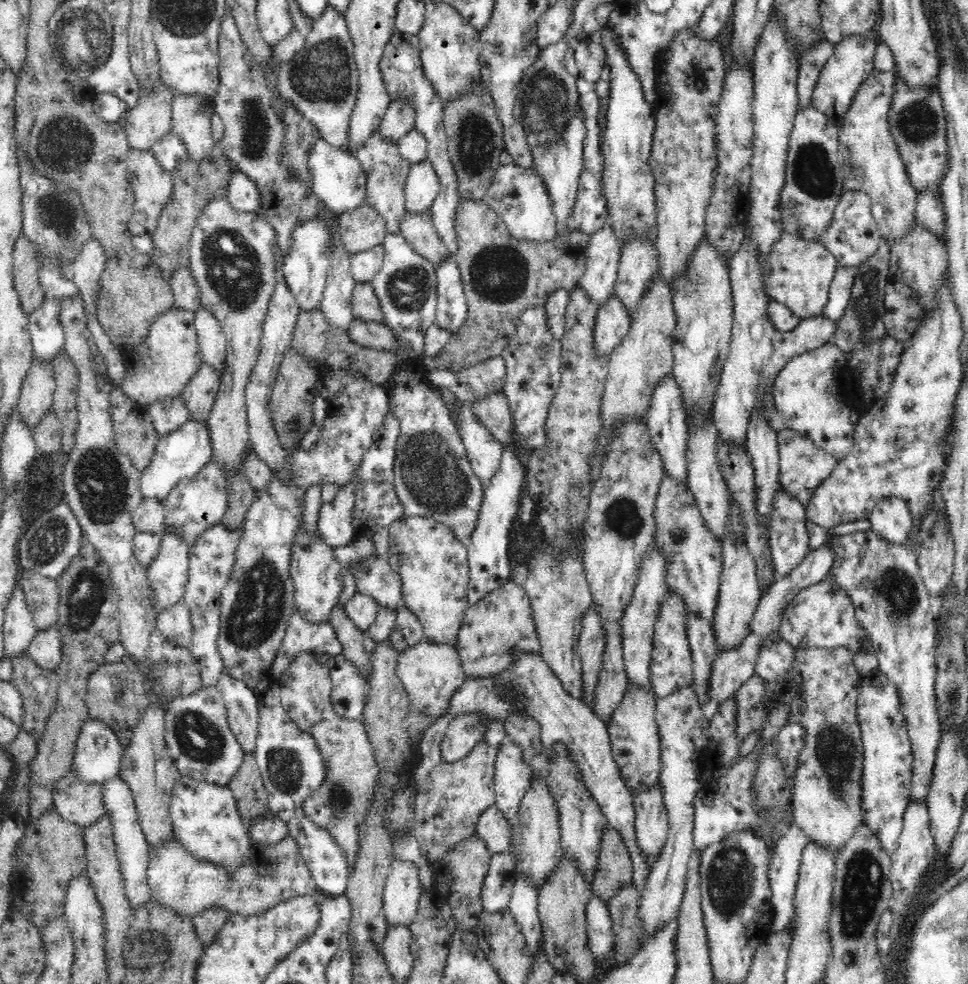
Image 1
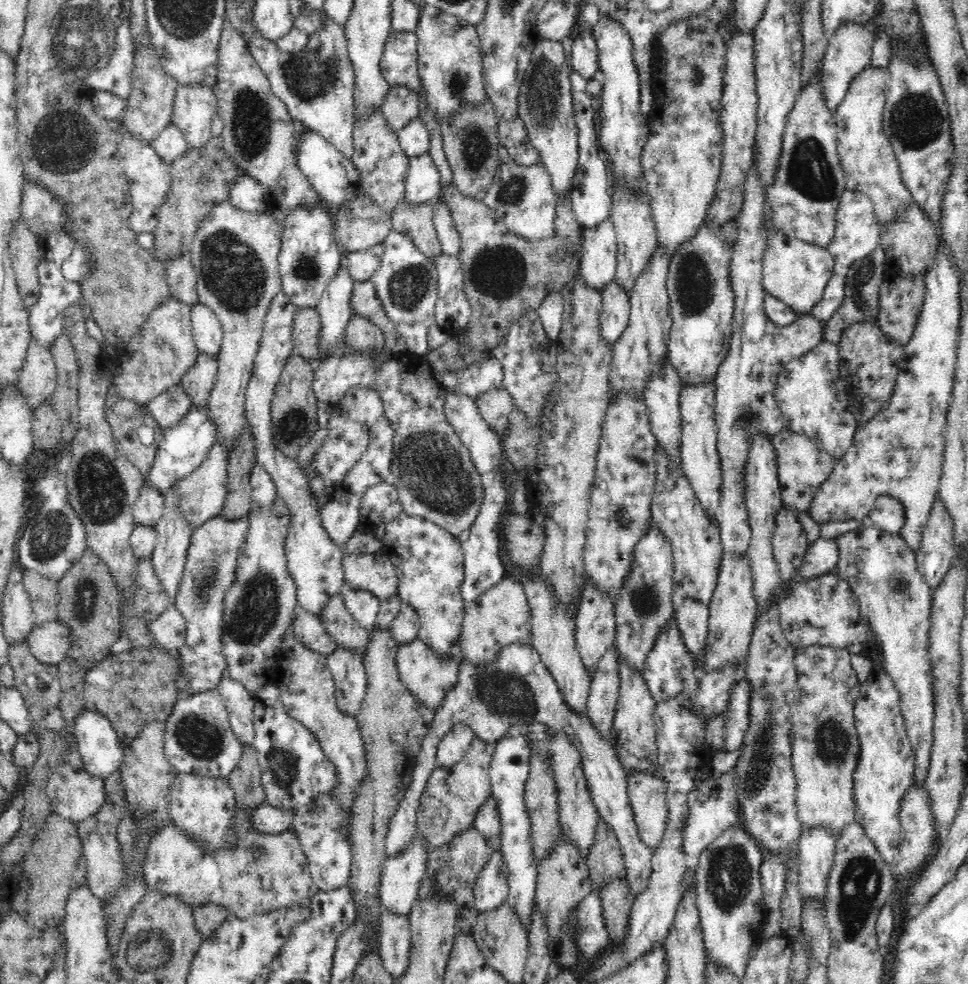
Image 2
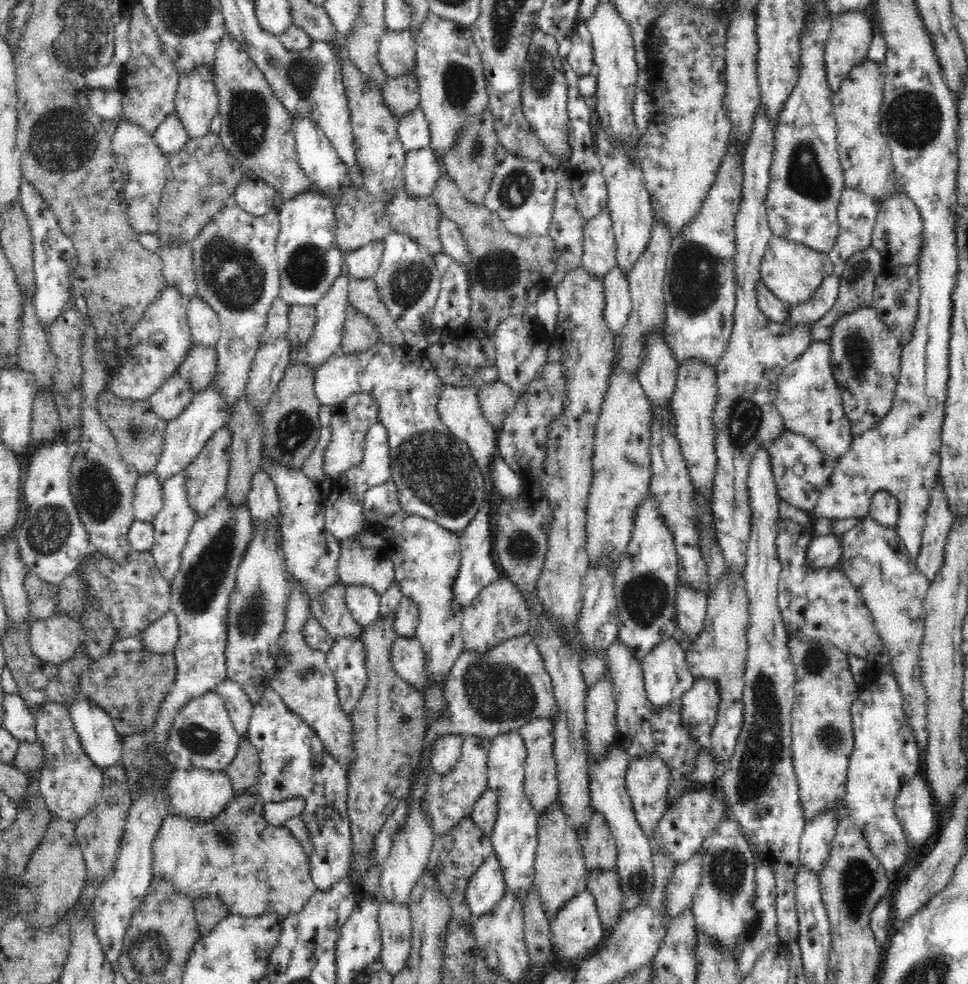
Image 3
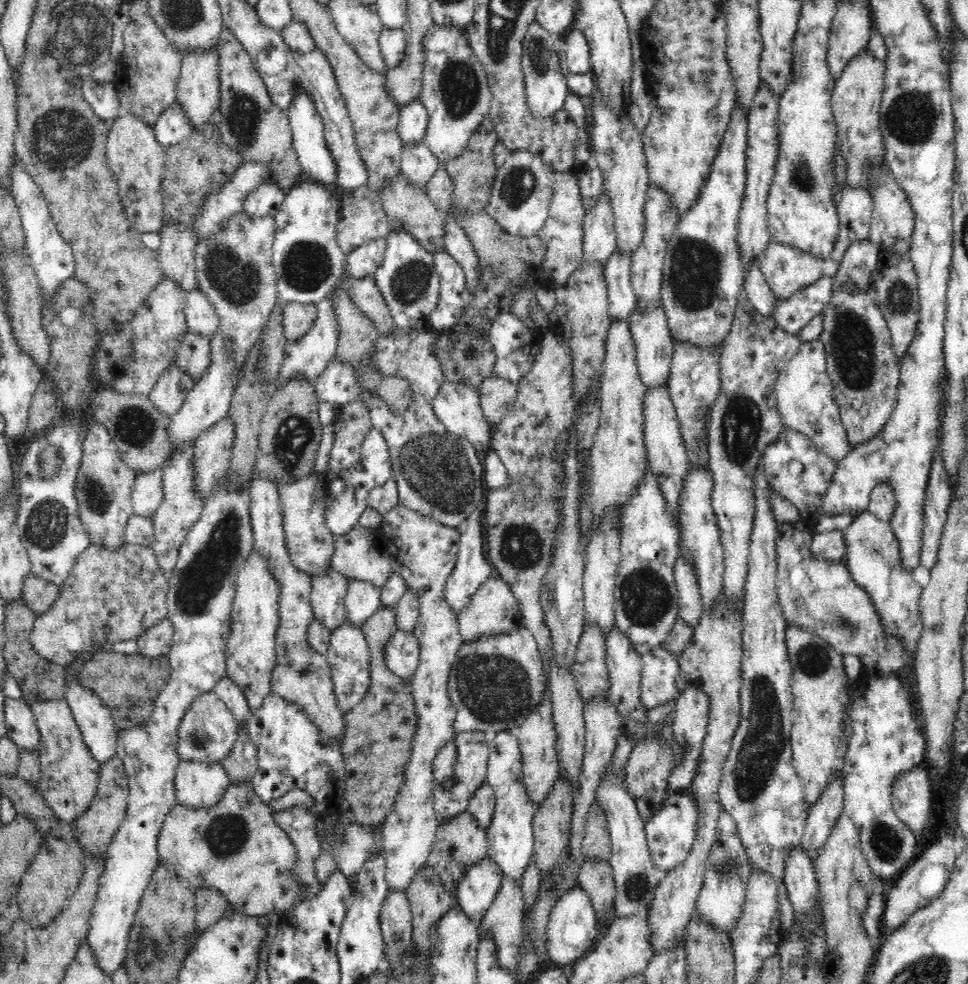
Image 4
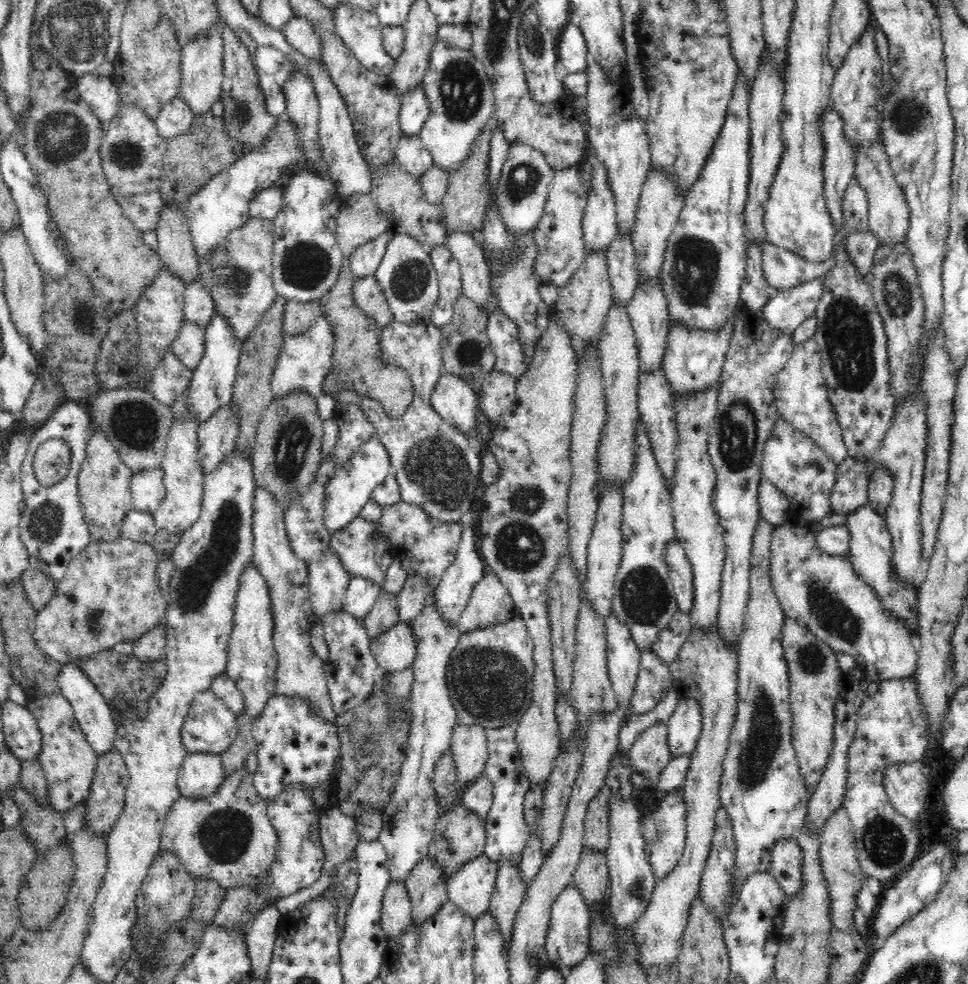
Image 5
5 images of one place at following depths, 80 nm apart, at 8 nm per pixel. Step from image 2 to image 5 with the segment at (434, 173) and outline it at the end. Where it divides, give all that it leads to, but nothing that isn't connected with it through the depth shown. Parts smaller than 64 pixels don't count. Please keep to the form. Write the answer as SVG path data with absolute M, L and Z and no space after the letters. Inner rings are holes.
M403 134L396 147L395 158L404 171L418 180L434 164L432 155L421 144L419 135Z

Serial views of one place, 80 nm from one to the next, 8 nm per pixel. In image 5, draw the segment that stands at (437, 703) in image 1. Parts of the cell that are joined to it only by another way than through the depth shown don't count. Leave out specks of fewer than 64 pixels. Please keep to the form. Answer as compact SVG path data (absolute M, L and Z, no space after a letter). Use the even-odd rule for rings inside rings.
M397 622L388 630L381 632L376 638L371 640L369 649L374 658L378 661L379 671L399 671L410 666L415 661L417 655L417 638L413 633L409 623Z

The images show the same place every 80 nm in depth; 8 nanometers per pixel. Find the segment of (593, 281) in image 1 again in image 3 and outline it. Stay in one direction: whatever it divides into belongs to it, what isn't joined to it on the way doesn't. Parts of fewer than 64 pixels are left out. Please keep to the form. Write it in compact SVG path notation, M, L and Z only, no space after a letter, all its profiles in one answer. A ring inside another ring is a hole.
M608 207L585 221L583 256L580 266L602 279L617 263L617 242Z

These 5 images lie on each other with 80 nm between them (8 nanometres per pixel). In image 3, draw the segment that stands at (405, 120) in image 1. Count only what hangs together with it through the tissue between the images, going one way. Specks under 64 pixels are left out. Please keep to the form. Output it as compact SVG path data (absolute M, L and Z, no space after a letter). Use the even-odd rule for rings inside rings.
M415 68L407 73L387 77L386 86L381 88L384 103L399 120L411 110L419 107L419 83Z

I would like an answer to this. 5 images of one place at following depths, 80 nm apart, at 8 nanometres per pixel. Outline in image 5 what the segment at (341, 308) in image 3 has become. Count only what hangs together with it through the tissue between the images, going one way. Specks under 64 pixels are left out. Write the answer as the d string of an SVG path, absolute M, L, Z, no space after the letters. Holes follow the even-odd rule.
M322 312L322 316L317 318L307 331L295 335L294 338L288 338L287 334L283 333L282 348L271 378L271 391L274 399L278 400L294 390L307 392L309 396L316 399L323 394L324 380L331 372L331 358L335 341L332 326L325 319L324 313Z

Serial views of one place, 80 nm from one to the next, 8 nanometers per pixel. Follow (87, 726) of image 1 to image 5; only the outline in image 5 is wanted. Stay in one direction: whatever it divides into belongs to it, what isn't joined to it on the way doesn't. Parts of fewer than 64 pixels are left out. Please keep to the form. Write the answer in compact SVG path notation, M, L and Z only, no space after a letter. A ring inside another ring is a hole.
M78 661L63 664L61 671L58 673L57 681L59 684L58 690L70 701L75 719L84 731L90 746L98 755L106 754L108 750L114 747L114 738L116 738L118 724L116 724L113 718L112 710L106 702L104 695L96 689L92 679L88 678L88 675L82 671Z

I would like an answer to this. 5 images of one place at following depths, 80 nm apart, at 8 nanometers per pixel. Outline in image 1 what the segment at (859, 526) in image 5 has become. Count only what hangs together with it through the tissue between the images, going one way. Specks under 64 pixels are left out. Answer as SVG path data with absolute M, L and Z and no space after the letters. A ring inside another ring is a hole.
M874 529L834 535L828 545L834 553L834 565L830 578L846 589L854 605L855 617L866 631L867 648L877 656L879 669L893 680L898 687L902 713L906 719L907 731L913 754L913 775L911 778L911 799L925 801L933 777L937 746L941 737L941 724L936 705L935 686L937 678L936 618L930 606L930 593L920 575L916 551L909 543L896 545L881 537Z

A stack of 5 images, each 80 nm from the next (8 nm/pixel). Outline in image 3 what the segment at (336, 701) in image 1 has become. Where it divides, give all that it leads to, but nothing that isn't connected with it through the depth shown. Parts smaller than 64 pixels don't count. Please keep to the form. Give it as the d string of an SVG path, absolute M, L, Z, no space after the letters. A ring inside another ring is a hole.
M344 635L335 638L326 655L327 665L335 676L341 710L350 714L367 688L364 643L358 637Z

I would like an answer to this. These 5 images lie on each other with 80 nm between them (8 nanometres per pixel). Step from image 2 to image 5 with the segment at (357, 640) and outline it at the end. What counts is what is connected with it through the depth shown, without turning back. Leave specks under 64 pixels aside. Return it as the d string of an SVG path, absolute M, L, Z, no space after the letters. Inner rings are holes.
M334 549L324 550L317 559L318 562L307 564L308 590L313 611L322 618L329 612L343 609L343 598L352 577L343 568Z

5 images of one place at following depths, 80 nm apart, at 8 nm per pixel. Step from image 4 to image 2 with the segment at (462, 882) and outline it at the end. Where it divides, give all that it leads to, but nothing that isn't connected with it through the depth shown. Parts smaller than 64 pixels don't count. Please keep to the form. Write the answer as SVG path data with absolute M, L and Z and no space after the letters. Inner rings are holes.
M495 850L473 883L473 899L480 913L496 910L507 901L509 895L507 876L504 857L499 850Z

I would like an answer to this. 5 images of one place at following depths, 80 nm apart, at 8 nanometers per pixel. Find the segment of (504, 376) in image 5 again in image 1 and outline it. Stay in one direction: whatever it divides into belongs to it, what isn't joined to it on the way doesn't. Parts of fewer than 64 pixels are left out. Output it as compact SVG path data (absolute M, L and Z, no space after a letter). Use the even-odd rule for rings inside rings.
M503 392L492 393L471 403L472 411L480 419L480 424L490 431L493 439L498 440L503 447L508 446L515 437L508 397Z

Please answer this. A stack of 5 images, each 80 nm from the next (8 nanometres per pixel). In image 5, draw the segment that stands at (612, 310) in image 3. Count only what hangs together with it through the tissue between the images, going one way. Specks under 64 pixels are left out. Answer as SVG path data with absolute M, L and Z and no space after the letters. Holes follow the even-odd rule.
M618 230L606 250L608 276L612 283L612 300L624 307L632 300L638 284L636 251L632 242L633 239L628 235L622 235Z

